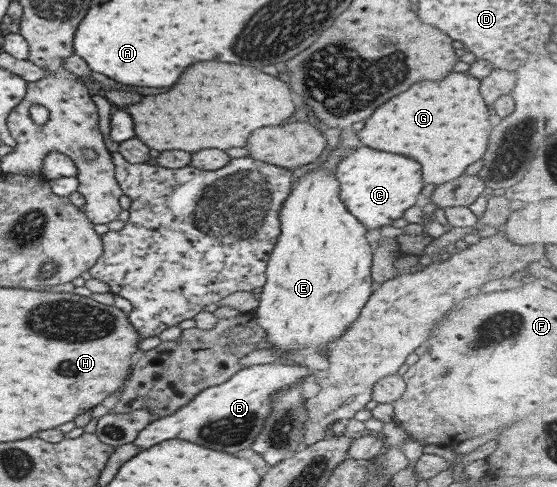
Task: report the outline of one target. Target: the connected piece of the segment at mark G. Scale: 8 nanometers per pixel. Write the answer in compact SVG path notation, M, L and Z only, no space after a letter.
M452 72L440 82L412 84L412 88L376 108L356 136L367 148L416 160L422 166L423 184L438 186L458 178L466 166L484 154L490 130L488 110L478 94L478 80Z

